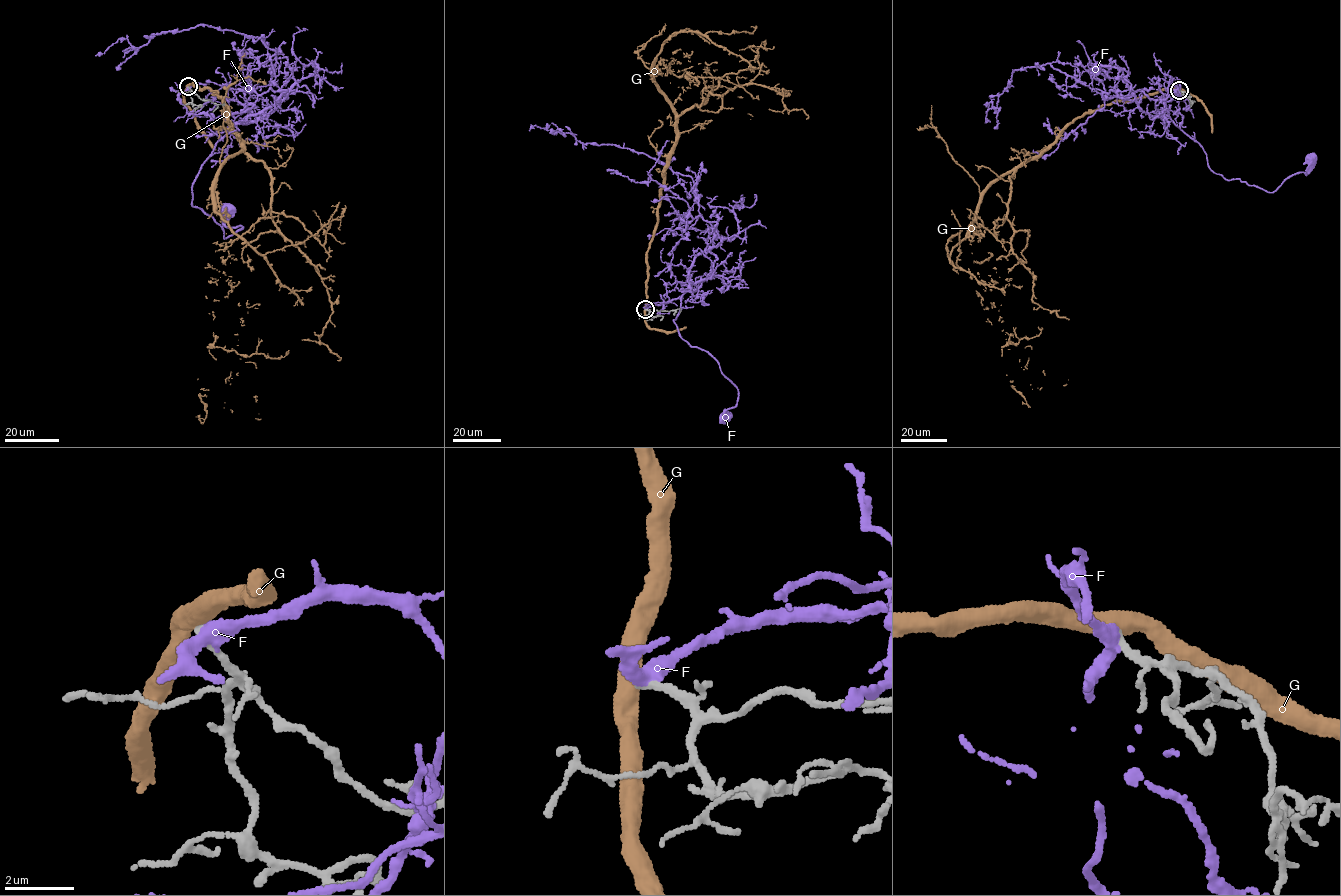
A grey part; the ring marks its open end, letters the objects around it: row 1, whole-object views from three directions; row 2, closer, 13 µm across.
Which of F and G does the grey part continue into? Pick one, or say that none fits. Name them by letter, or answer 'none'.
none

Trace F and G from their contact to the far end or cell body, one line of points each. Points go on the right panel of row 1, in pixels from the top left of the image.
F: (1180, 90), (1167, 97), (1168, 114), (1225, 178), (1273, 192), (1289, 176), (1306, 174), (1310, 159)
G: (1180, 89), (1076, 118), (986, 190), (953, 248), (1037, 388), (1068, 379)

